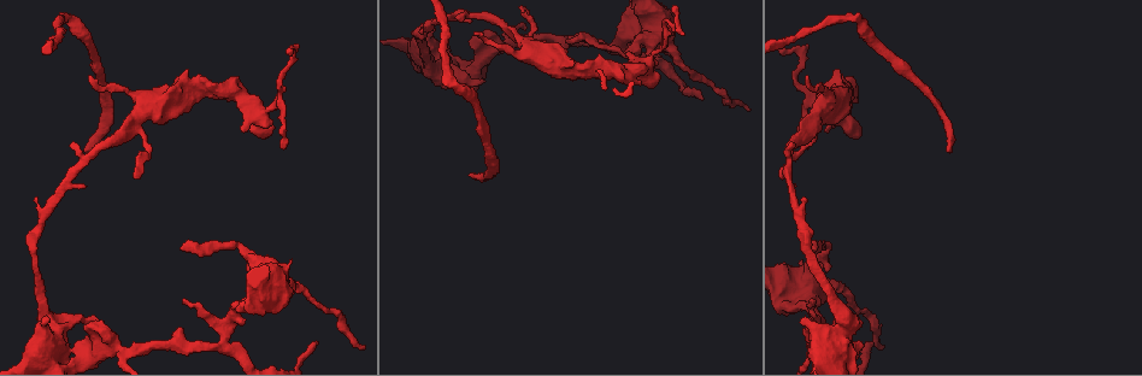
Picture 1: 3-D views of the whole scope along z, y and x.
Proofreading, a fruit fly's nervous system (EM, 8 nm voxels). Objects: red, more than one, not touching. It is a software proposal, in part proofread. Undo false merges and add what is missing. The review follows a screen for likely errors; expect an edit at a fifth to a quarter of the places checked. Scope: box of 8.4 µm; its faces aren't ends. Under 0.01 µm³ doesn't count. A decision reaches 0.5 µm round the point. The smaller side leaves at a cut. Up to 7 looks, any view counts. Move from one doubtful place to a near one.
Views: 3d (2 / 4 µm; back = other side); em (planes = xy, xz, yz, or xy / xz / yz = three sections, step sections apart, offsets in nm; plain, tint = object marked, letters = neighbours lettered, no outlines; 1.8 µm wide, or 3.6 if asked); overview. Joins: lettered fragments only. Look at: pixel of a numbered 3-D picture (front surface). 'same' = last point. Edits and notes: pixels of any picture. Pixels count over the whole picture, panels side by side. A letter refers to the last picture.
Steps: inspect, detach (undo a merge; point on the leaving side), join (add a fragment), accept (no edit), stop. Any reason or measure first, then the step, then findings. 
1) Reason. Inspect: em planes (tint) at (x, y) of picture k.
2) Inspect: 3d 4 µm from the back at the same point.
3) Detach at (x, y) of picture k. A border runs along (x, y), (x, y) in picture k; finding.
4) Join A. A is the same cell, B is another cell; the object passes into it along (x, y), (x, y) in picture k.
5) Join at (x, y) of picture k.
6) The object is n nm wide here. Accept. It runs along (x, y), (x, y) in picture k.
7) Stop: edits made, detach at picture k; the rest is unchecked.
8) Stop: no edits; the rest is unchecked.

An open end. Inspect: 3d 2 µm at (951, 152) of picture 1.

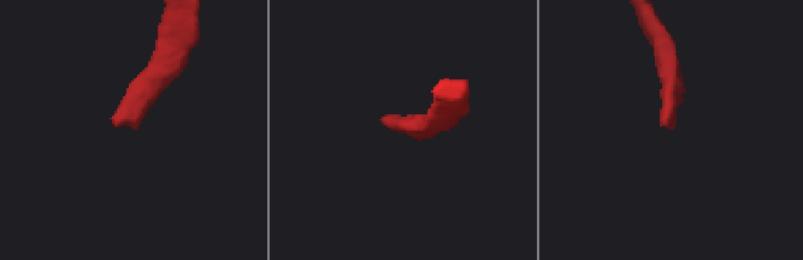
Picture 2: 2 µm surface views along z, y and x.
Need the tissue. Inspect: em xy step 16 (plain) at (382, 124) of picture 2.

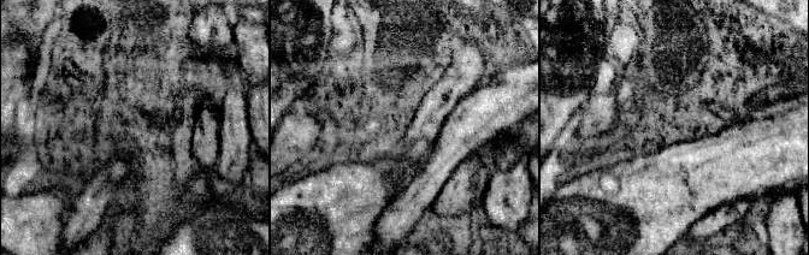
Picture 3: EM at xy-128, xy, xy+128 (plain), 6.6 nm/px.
Inspect: em xy step 16 (letters) at the same point.

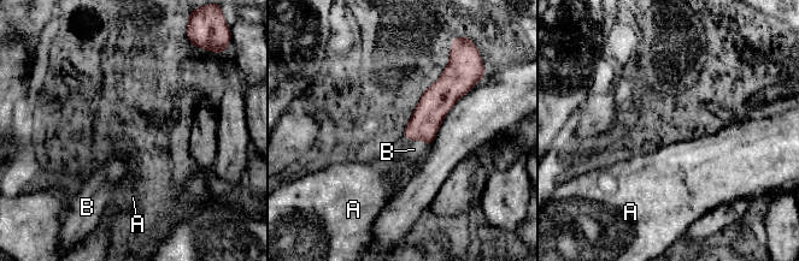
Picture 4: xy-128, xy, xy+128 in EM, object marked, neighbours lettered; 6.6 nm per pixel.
The object is 200 nm wide here. Join B. B is the same cell, A is another cell; the object passes into it along (428, 116), (417, 140), (413, 149) in picture 4; it goes on there.

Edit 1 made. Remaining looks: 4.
Inspect: overview.

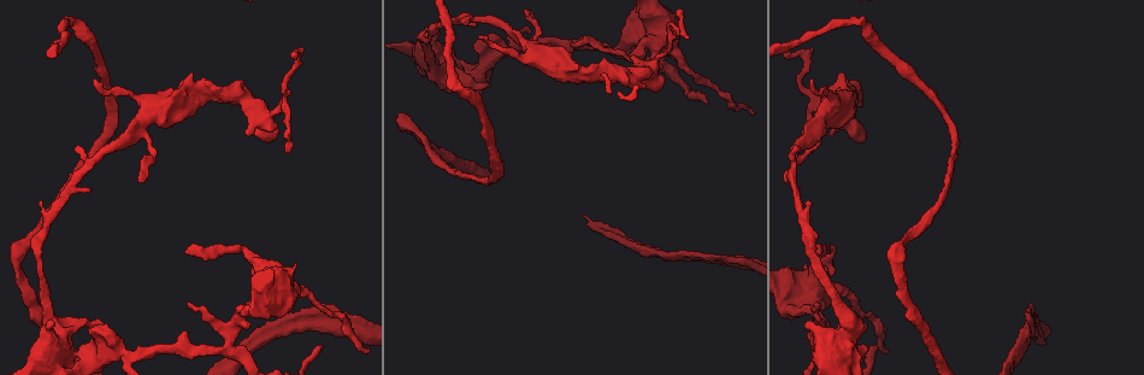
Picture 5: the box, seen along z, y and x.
Looks like a crossing. Inspect: 3d 2 µm at (227, 345) of picture 5.

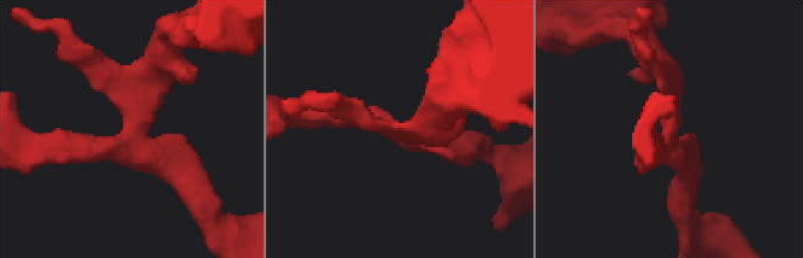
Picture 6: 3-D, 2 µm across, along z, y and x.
4 arms meet here. Inspect: em planes (tint) at (395, 128) of picture 6.

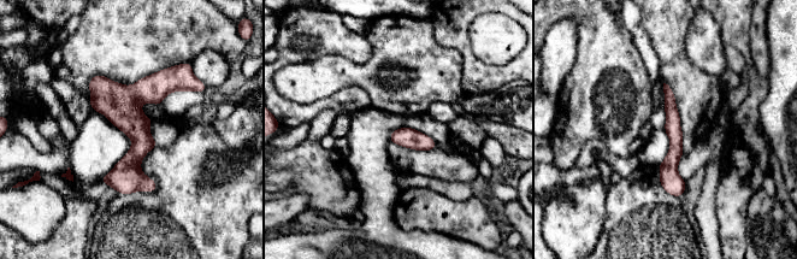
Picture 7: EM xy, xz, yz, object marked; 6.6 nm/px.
Inspect: em planes (letters) at the same point.

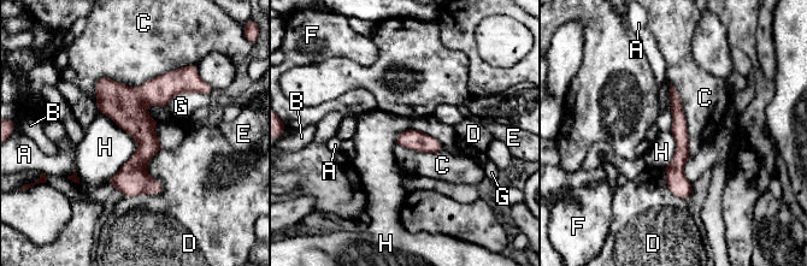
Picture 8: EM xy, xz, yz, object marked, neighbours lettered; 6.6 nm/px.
The longest contact is with C, 650 nm. Accept. A, B, C, D, E, F, G and H are other cells; continuous, no second neuron.

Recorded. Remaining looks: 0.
Stop: edits made, join at picture 4; the rest is unchecked.

